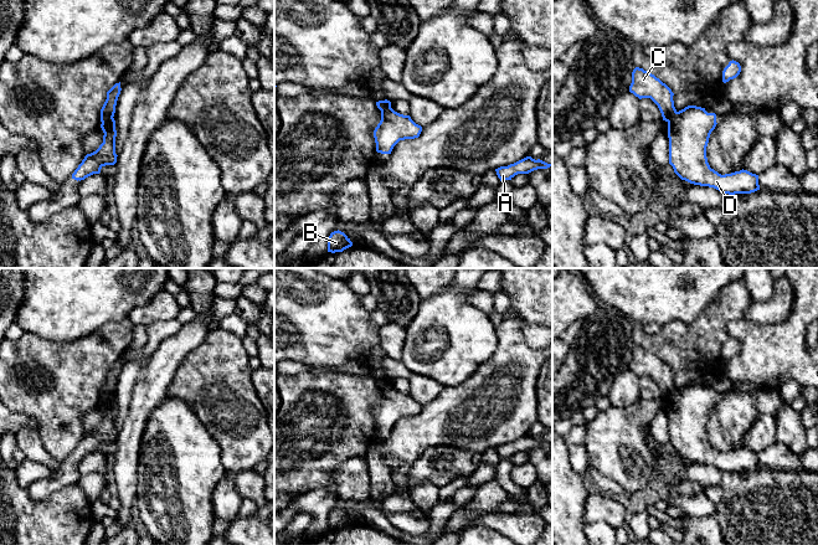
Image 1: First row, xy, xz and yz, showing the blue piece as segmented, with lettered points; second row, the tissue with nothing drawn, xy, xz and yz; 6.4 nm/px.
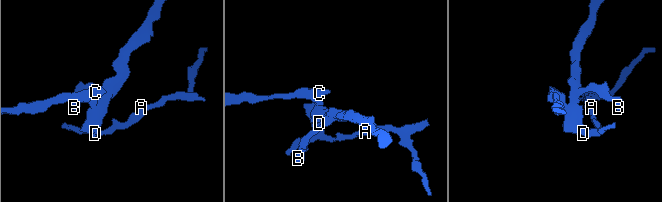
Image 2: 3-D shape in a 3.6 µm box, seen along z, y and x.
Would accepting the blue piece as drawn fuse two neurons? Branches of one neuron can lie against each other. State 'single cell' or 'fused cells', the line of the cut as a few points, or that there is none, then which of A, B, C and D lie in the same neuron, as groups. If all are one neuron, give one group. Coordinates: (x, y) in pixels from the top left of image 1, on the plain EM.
fused cells | xy (112, 395), (102, 400) | A B D / C

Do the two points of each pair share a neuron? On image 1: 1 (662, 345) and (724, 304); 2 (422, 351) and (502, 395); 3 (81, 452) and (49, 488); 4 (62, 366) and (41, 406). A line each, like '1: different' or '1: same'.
1: same
2: different
3: same
4: same

